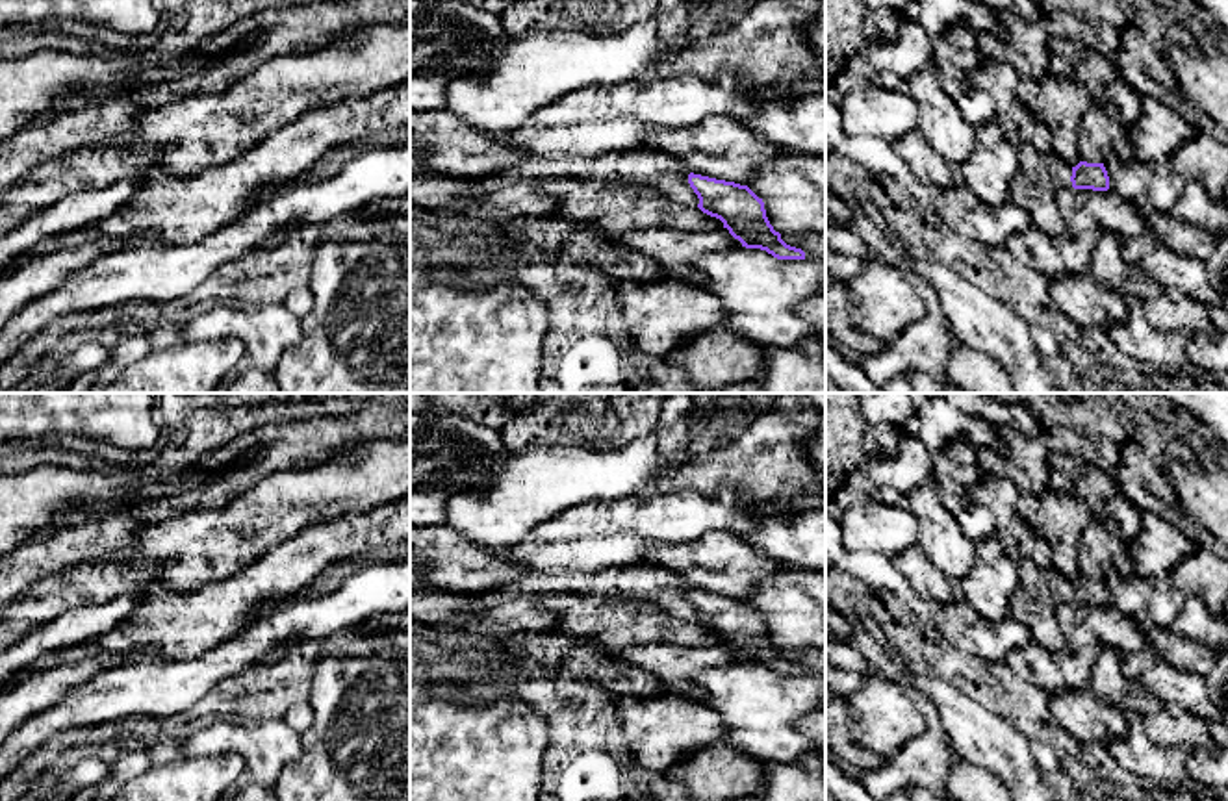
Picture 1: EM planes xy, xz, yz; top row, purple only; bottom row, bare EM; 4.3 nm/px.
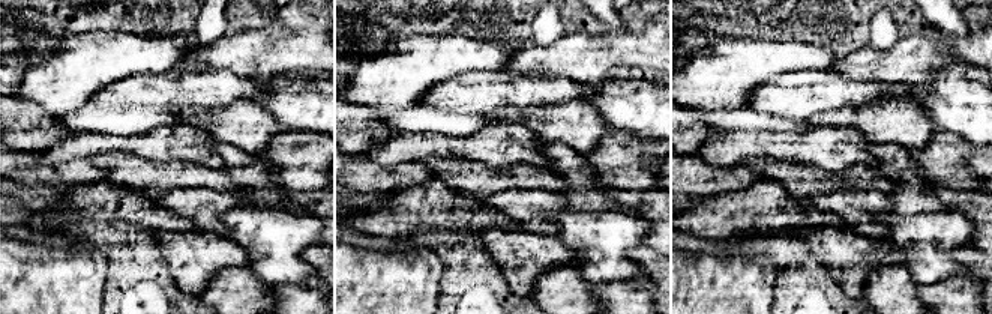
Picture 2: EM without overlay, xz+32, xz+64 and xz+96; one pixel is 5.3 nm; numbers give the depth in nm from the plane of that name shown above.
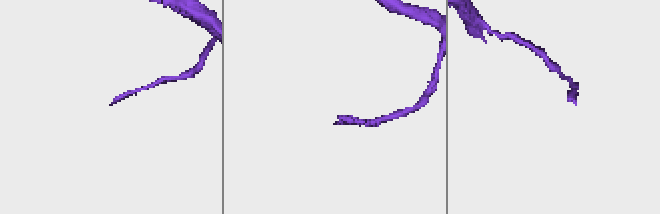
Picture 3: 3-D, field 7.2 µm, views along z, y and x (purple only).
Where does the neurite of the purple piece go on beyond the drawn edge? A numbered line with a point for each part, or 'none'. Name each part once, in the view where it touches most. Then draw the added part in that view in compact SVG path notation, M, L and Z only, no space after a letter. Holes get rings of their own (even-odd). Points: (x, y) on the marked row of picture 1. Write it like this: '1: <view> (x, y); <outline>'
1: yz (1043, 167); M1031 145L1018 146L1020 172L1031 182L1046 185L1054 191L1070 187L1072 182L1065 174L1065 161L1054 152L1039 152Z

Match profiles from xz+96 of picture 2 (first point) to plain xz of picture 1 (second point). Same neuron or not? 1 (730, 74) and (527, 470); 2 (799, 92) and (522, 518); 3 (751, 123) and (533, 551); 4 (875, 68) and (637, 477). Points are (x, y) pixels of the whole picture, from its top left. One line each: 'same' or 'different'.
1: same
2: different
3: same
4: different

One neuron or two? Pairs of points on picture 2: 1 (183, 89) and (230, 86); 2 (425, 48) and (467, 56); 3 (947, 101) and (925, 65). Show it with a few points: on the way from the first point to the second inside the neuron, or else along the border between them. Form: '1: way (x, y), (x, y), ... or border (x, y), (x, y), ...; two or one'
1: way (195, 89), (218, 89); one
2: way (435, 56), (456, 56); one
3: border (944, 69), (929, 81), (916, 86); two

